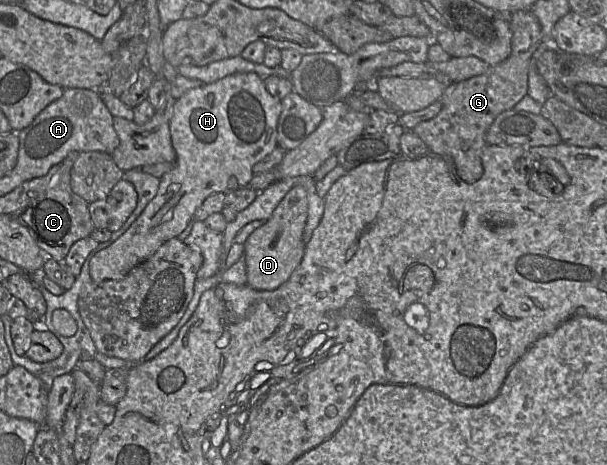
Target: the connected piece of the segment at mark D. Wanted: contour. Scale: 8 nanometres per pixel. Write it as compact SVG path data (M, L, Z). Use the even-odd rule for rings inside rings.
M302 185L291 188L271 217L244 242L247 285L256 290L274 290L286 282L299 266L305 252L303 232L308 217L308 194Z

